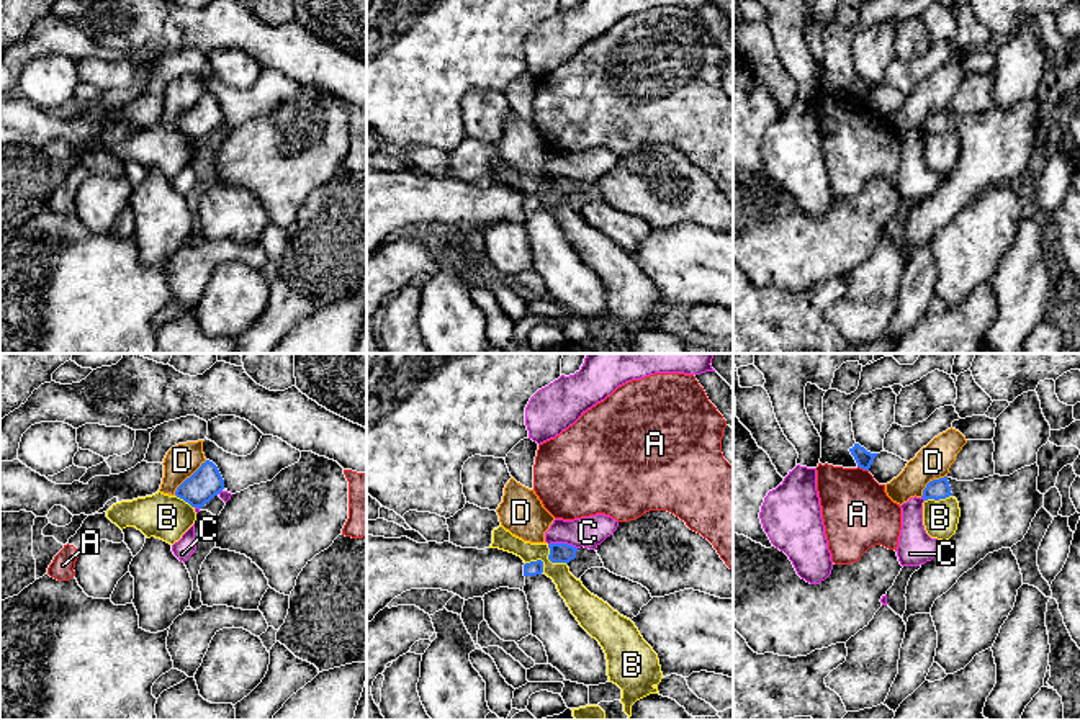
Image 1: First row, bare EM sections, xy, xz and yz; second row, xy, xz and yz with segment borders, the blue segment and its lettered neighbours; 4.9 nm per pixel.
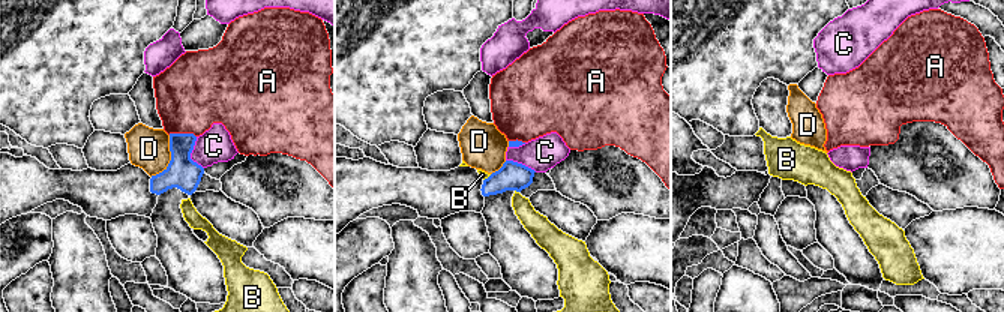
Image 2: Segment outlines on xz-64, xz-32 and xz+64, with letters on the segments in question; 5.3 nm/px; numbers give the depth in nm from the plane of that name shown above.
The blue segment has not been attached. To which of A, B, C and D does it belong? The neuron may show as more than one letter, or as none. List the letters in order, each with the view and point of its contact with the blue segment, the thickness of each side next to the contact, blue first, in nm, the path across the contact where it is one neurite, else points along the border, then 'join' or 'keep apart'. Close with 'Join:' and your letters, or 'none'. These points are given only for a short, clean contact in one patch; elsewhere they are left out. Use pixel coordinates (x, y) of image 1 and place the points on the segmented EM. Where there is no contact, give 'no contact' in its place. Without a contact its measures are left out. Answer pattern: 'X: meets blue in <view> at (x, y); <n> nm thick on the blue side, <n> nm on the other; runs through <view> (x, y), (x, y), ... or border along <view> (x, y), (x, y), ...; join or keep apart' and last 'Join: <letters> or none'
A: meets blue in yz at (863, 468); 90 nm thick on the blue side, 340 nm on the other; border along yz (858, 465), (868, 472); keep apart
B: meets blue in xz at (552, 562); 100 nm thick on the blue side, 140 nm on the other; border along xz (547, 545), (548, 558), (566, 565); keep apart
C: meets blue in xz at (563, 544); 100 nm thick on the blue side, 150 nm on the other; border along xz (548, 544), (571, 544), (576, 548); keep apart
D: meets blue in xy at (190, 476); 160 nm thick on the blue side, 160 nm on the other; border along xy (206, 460), (174, 494); keep apart
Join: none

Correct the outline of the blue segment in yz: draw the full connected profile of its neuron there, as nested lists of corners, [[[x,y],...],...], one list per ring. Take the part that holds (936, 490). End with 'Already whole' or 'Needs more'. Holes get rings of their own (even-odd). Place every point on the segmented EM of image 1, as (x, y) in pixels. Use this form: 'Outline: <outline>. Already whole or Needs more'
Outline: [[[1037,463],[1010,476],[993,475],[983,479],[933,479],[923,489],[923,499],[956,497],[961,517],[956,533],[944,548],[915,571],[907,586],[903,622],[915,614],[929,614],[934,601],[988,553],[1011,548],[1024,538],[1044,494],[1037,491]]]. Needs more

